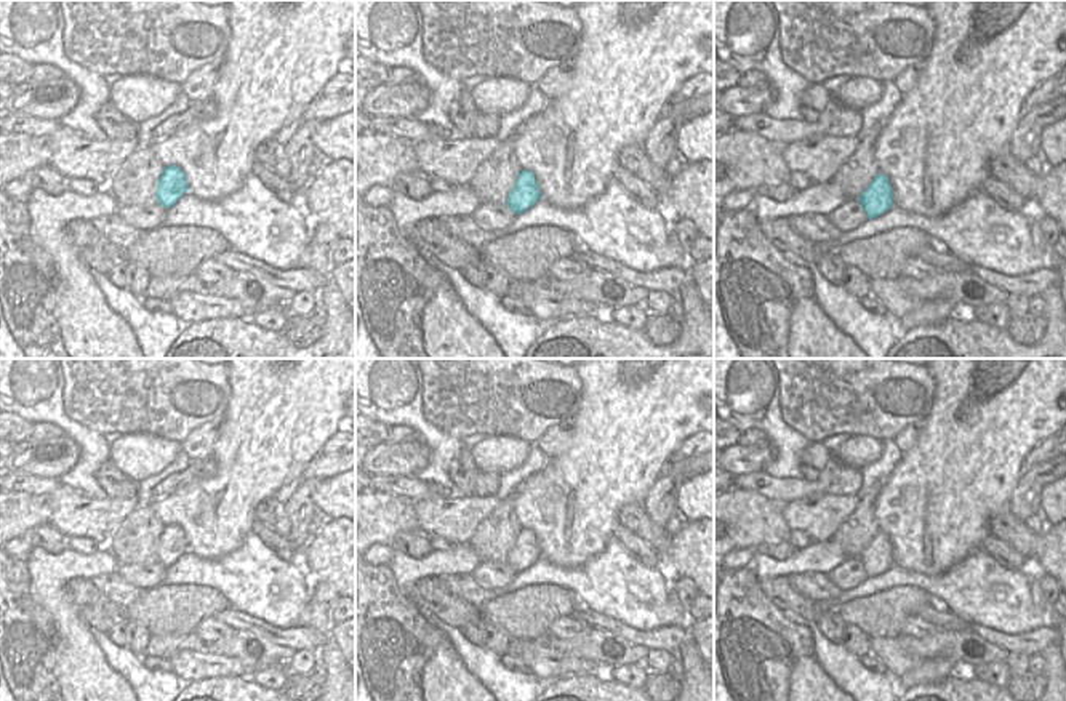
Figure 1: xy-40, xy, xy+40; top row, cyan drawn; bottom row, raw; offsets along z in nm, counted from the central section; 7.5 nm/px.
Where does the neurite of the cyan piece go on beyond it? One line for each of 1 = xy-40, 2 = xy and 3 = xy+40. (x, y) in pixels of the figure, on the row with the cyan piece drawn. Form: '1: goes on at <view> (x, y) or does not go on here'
1: does not go on here
2: does not go on here
3: does not go on here

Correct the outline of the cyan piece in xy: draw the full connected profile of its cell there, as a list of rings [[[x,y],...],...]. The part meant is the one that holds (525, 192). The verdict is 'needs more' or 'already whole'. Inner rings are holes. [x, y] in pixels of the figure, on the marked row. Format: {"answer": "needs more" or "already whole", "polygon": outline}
{"answer": "already whole", "polygon": [[[522,170],[514,189],[507,197],[507,206],[515,213],[522,214],[536,202],[539,202],[541,192],[535,174],[530,170]]]}

